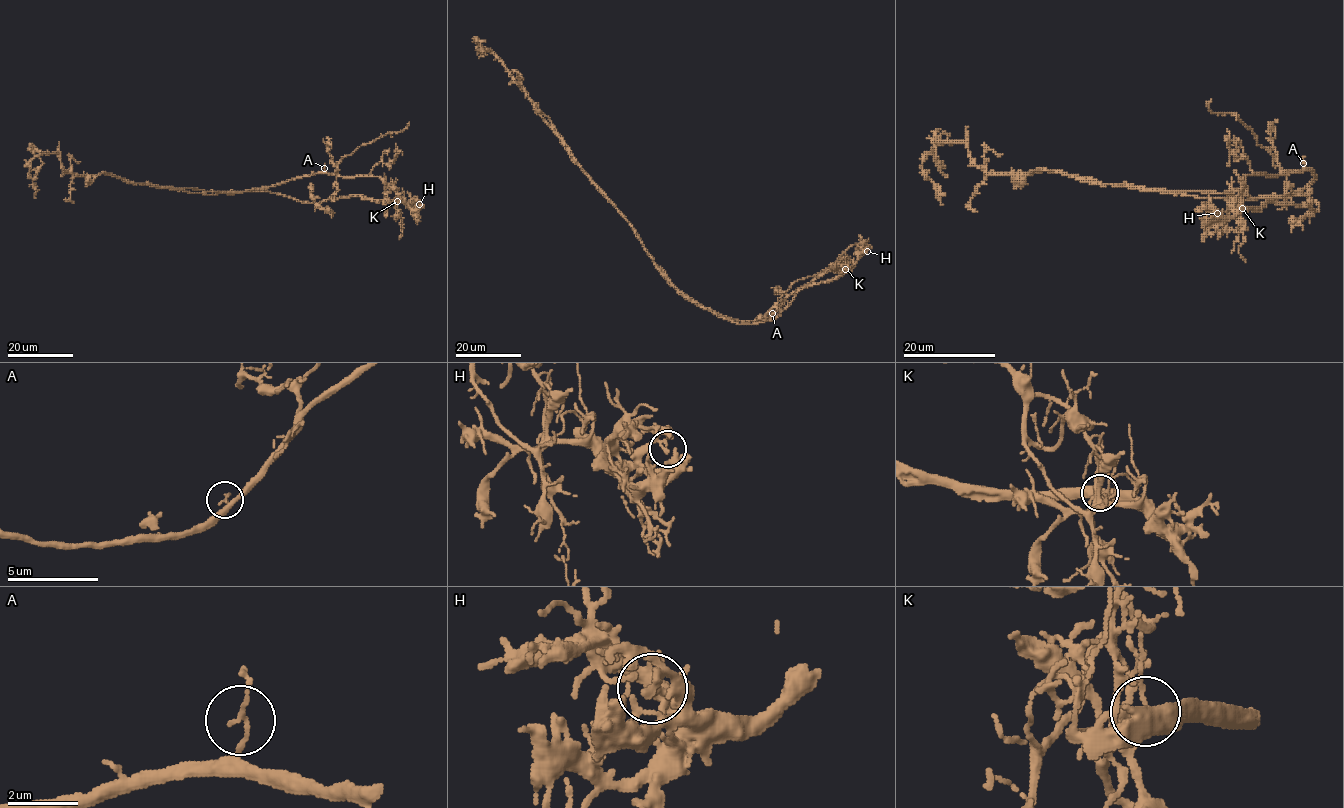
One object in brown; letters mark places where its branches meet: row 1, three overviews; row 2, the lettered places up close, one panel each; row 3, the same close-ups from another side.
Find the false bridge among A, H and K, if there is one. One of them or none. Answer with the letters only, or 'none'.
K

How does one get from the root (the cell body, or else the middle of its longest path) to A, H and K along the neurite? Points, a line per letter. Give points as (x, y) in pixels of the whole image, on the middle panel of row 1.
A: (640, 238), (648, 256), (667, 278), (703, 306), (743, 321), (761, 320), (772, 313)
H: (640, 238), (648, 256), (679, 291), (702, 307), (738, 324), (773, 319), (801, 289), (837, 279), (867, 251)
K: (640, 238), (648, 256), (679, 291), (738, 324), (773, 319), (801, 289), (837, 279), (846, 269)

